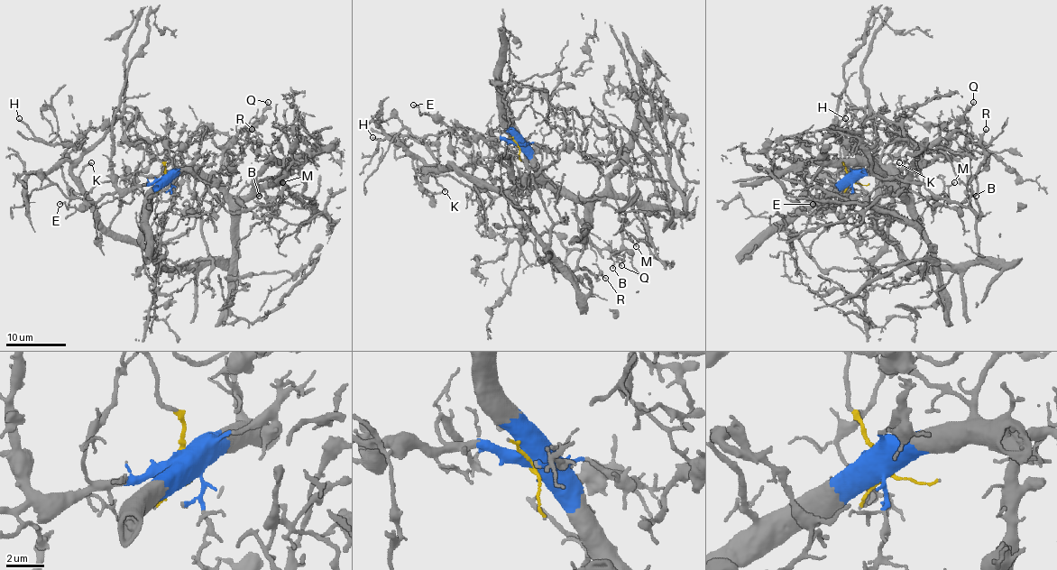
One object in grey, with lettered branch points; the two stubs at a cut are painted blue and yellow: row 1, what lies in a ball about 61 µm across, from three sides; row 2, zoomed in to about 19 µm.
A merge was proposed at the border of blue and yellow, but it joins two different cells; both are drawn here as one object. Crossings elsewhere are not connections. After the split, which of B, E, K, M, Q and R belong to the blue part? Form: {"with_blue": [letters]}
{"with_blue": ["B", "E", "M", "Q"]}

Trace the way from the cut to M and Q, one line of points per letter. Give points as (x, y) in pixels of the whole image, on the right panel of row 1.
M: (851, 178), (887, 172), (906, 197), (908, 191), (917, 193), (931, 205), (941, 205), (954, 182)
Q: (851, 178), (883, 172), (904, 178), (906, 169), (920, 155), (956, 129), (956, 124), (974, 102)

